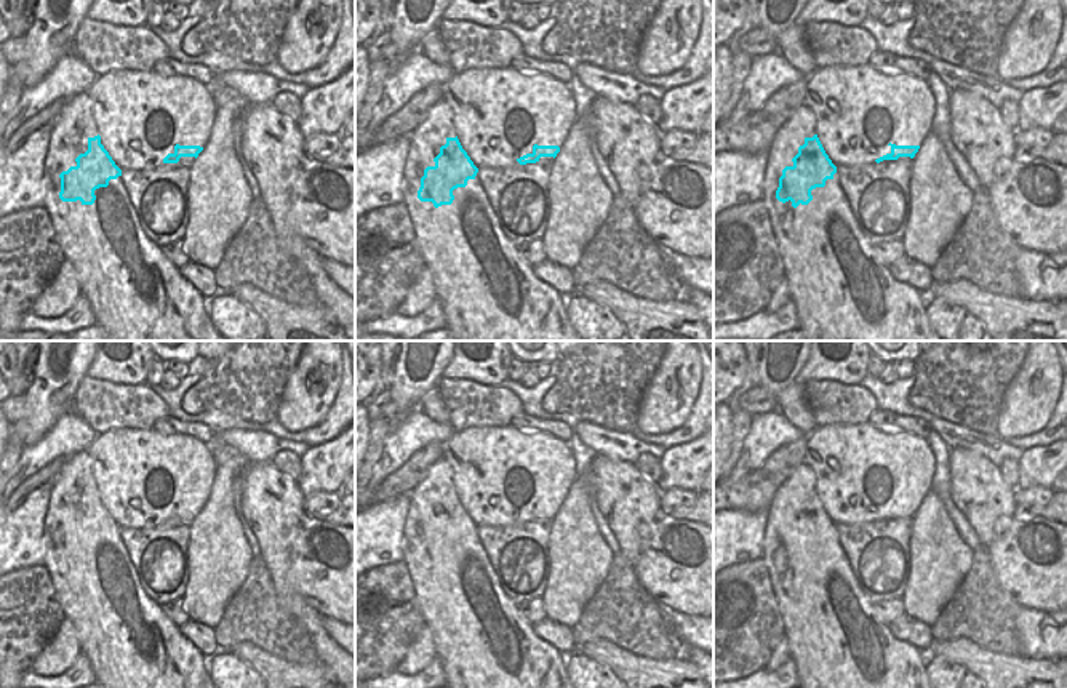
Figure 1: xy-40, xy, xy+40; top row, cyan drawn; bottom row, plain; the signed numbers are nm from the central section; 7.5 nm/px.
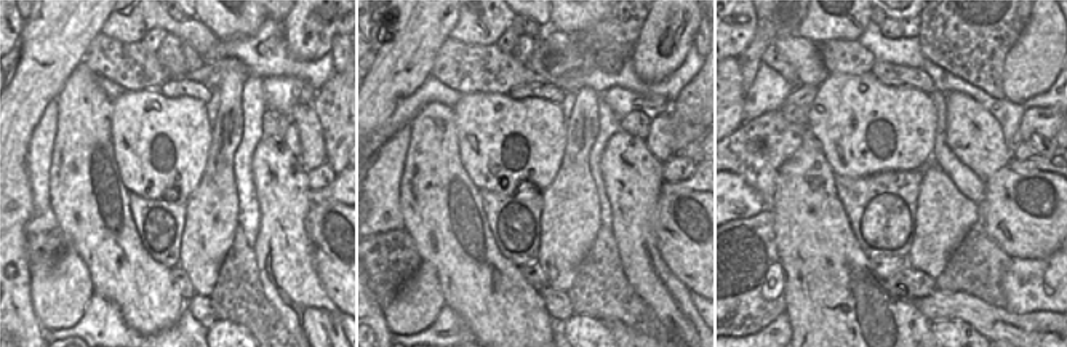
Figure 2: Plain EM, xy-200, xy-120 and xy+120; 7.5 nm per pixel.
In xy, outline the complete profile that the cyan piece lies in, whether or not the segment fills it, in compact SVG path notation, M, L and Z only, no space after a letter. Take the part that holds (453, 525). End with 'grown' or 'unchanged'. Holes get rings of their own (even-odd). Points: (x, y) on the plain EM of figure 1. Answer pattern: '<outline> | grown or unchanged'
M514 424L506 427L467 427L445 443L443 458L454 472L454 496L446 496L435 523L424 528L418 557L435 566L451 563L453 549L475 538L482 525L509 528L526 522L552 522L576 478L571 446L544 432L525 434Z | grown

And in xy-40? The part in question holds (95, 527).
M112 429L86 450L98 493L75 525L59 533L62 560L93 563L94 549L123 528L147 530L163 522L192 523L216 475L213 448L186 434Z | grown

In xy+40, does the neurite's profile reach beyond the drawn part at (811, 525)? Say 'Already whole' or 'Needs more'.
Needs more.

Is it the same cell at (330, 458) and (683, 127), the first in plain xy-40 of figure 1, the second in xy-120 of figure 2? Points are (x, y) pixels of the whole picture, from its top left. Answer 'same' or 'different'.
same

